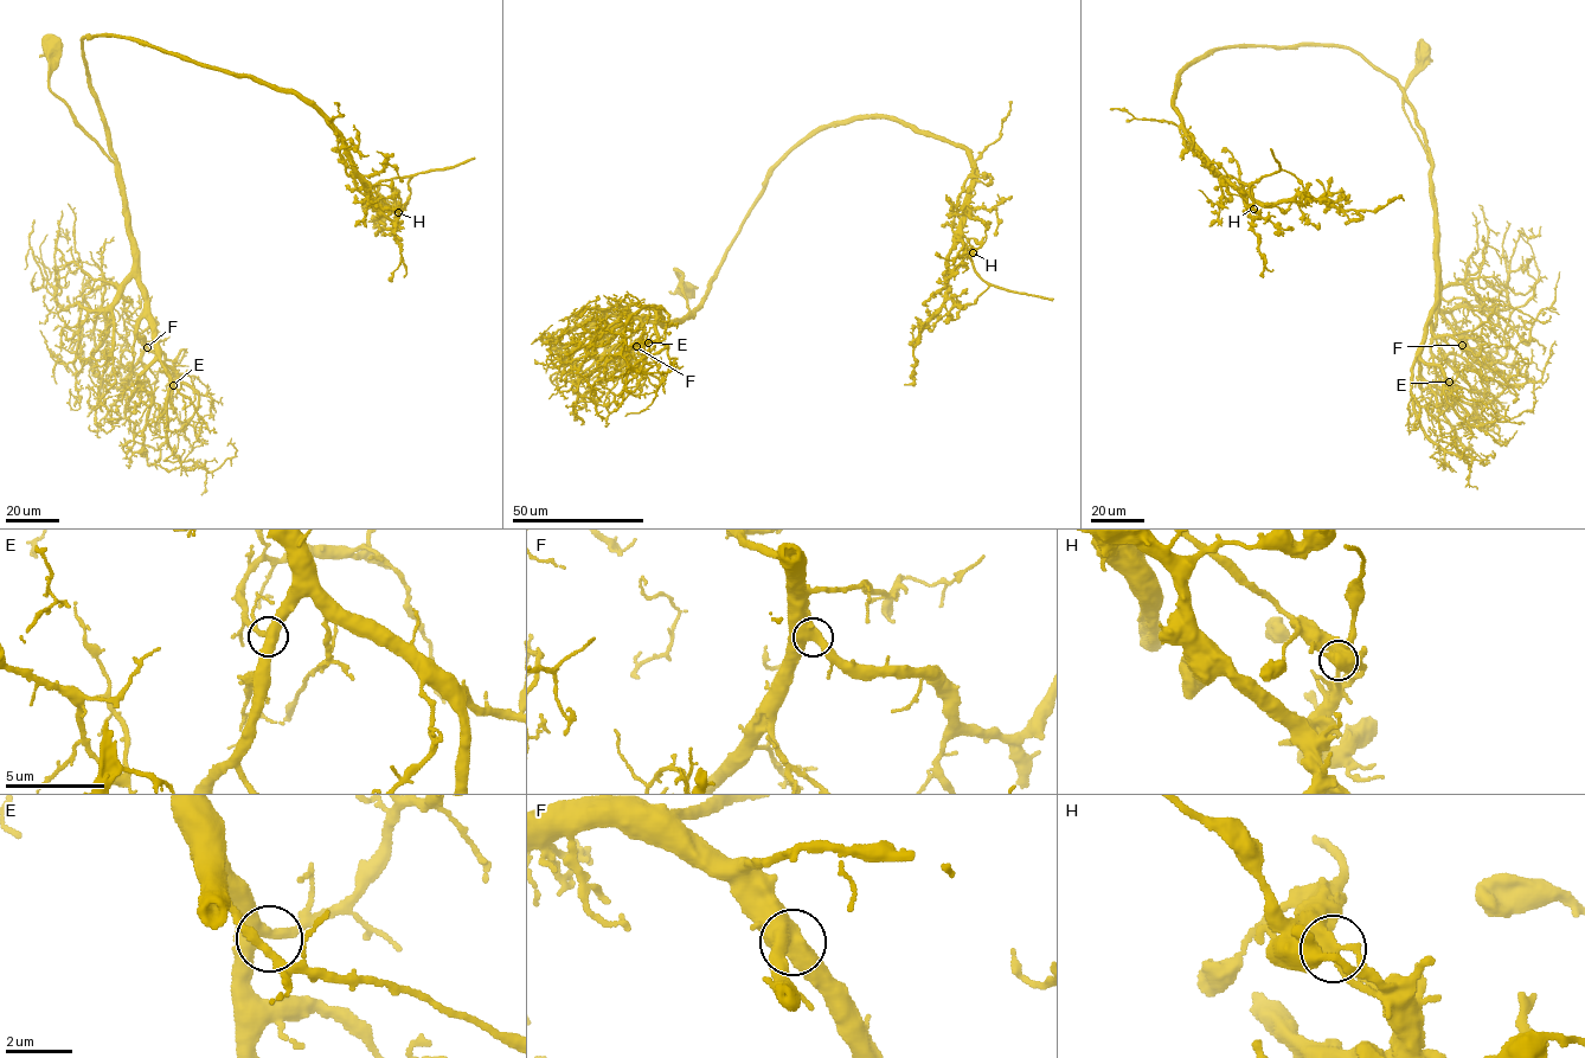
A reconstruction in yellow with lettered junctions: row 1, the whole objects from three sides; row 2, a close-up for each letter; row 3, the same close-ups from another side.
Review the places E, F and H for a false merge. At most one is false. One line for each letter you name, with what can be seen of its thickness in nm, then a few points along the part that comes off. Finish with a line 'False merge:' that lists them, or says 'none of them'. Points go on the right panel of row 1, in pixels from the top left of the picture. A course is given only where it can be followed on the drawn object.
H: calibre 280 nm; course (1253, 209), (1247, 185), (1229, 175), (1214, 174), (1178, 126), (1135, 119), (1124, 110), (1110, 109)
False merge: H

